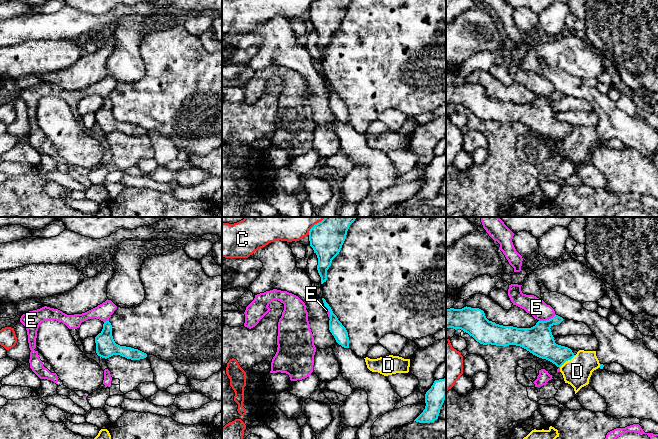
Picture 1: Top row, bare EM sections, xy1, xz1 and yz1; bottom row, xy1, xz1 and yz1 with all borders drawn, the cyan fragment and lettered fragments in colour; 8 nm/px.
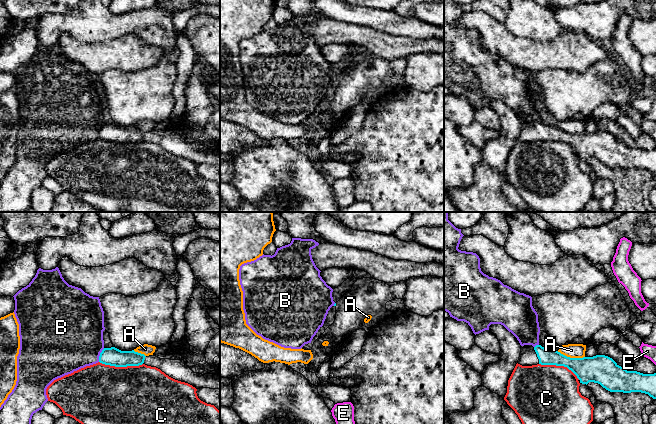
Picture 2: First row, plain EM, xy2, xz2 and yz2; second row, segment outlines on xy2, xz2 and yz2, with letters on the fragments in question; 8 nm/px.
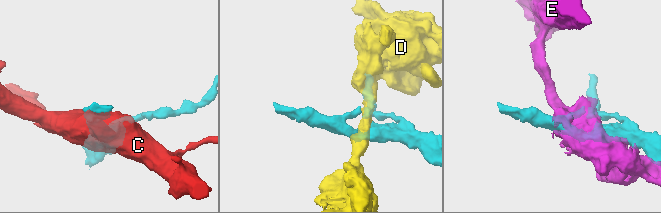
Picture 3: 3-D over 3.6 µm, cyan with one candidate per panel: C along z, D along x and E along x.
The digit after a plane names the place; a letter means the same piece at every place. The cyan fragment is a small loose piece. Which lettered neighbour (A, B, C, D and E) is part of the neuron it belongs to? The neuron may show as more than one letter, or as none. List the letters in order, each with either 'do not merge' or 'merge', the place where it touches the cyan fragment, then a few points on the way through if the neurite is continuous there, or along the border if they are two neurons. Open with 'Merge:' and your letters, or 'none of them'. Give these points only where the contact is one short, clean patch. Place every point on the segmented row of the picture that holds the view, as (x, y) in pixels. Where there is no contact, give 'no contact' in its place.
Merge: none of them
A: do not merge; meets cyan in yz2 at (571, 358)
B: do not merge; meets cyan in xy2 at (100, 355); border along xy2 (104, 348), (100, 353), (98, 361)
C: do not merge; meets cyan in xy2 at (121, 366)
D: do not merge; meets cyan in yz1 at (567, 360)
E: do not merge; meets cyan in yz1 at (547, 320)

